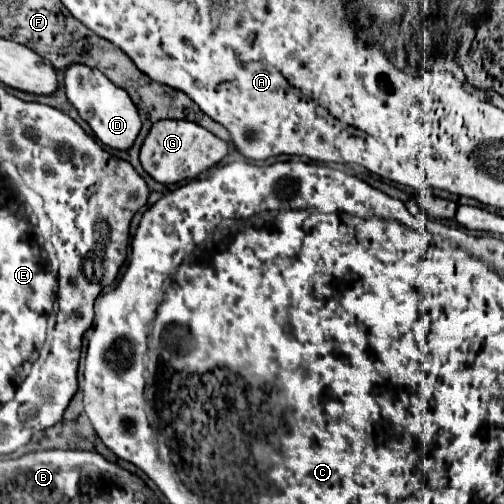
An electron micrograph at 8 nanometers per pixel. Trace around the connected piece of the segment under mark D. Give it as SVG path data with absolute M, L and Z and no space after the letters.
M76 64L66 68L66 72L64 72L64 90L66 90L70 104L90 124L90 128L94 130L94 136L102 144L106 144L114 150L132 148L132 144L136 142L136 138L140 134L142 124L140 124L136 106L132 104L126 90L114 86L104 74L100 74L100 70L92 70L88 66L76 66Z

